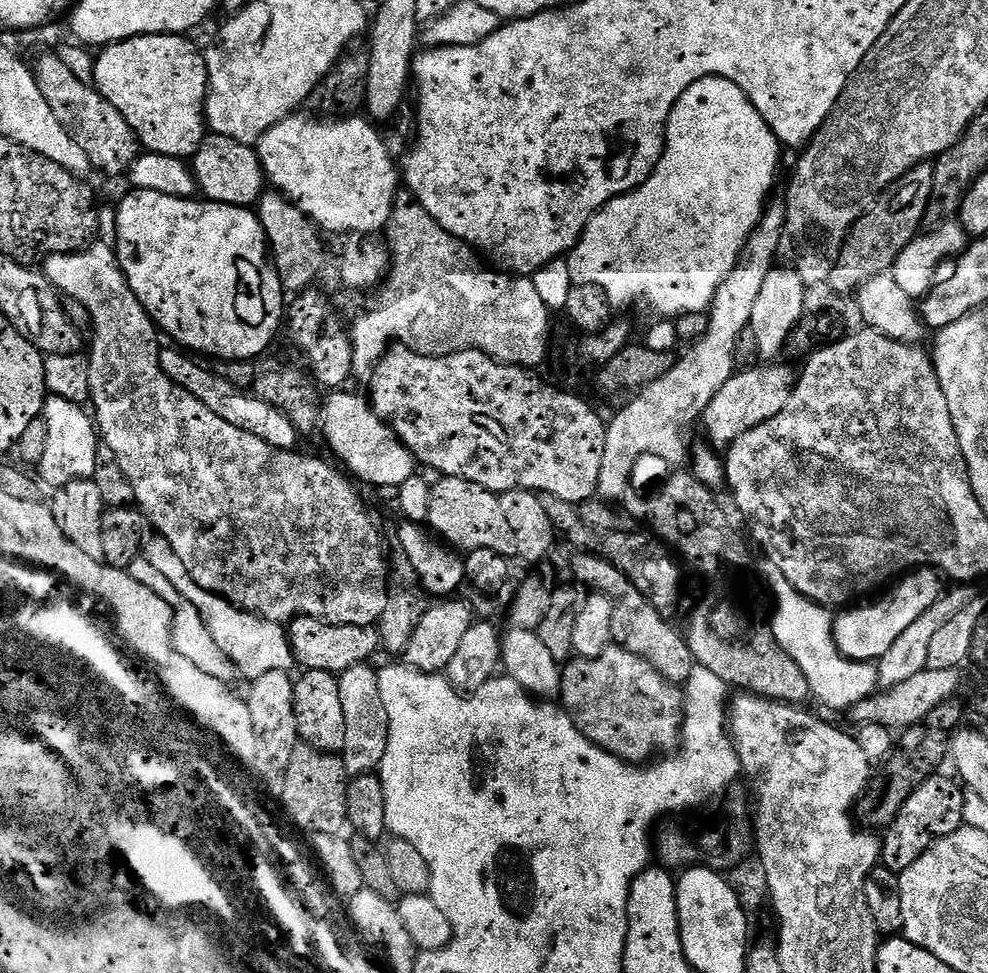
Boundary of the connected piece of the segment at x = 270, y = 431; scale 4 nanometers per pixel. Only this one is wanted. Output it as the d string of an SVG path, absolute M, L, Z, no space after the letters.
M161 347L160 365L162 370L174 383L185 388L190 394L194 394L194 398L198 398L198 402L210 406L210 410L214 410L214 414L218 414L218 418L226 418L226 422L234 422L234 426L238 426L242 430L246 430L250 434L270 442L270 446L275 448L292 450L297 447L298 433L296 427L286 418L286 414L282 414L282 410L270 407L257 396L251 396L249 392L243 392L236 385L231 384L229 380L225 380L223 376L213 371L213 369L212 373L210 369L203 368L200 364L195 364L191 360L193 357L185 354L179 347L171 347Z

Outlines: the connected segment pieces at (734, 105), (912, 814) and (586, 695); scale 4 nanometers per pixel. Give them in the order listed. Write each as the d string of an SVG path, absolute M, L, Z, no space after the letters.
M707 76L694 82L694 86L690 86L690 90L686 90L686 94L682 94L682 98L678 98L678 102L670 114L666 126L664 153L649 180L645 184L639 184L634 191L614 198L605 208L600 208L585 226L576 247L567 257L573 285L593 284L600 288L609 298L613 309L616 310L640 303L645 304L650 311L657 312L655 315L660 318L679 318L689 316L694 312L707 313L708 309L712 307L712 299L718 286L722 286L722 282L740 261L742 250L746 246L750 234L756 229L756 223L760 220L760 216L764 213L764 209L773 195L771 192L772 187L776 184L776 171L780 168L780 152L782 153L780 141L772 133L770 126L766 126L762 114L758 114L758 110L750 102L750 98L746 98L746 94L742 94L742 90L738 86L734 86L732 80L721 76Z
M944 775L931 776L929 780L922 782L922 786L918 786L918 790L914 790L914 794L910 794L910 798L906 798L906 806L902 806L898 818L894 818L894 822L882 836L880 859L883 867L897 874L904 872L910 866L914 866L914 862L918 862L918 858L922 858L922 854L926 854L928 847L937 840L965 827L965 789L951 775Z
M619 646L606 649L593 660L569 659L560 673L558 700L568 717L576 723L578 730L582 730L582 734L586 734L591 744L598 745L602 750L614 754L619 760L625 760L628 764L643 765L657 754L667 753L680 744L684 726L685 699L681 685L671 684L653 664Z

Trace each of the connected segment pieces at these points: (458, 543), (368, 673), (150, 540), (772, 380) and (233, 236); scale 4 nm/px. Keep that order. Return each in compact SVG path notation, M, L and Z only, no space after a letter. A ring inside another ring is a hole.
M446 476L437 481L437 484L431 485L427 527L453 549L489 548L500 552L503 544L506 544L506 536L500 522L499 495L474 482L463 480L461 476Z
M371 663L350 666L350 670L339 673L340 693L342 694L342 711L346 717L346 746L342 753L344 769L349 777L366 776L375 773L386 754L388 741L388 715L386 706L382 706L382 694L378 690L378 672Z
M155 534L145 535L142 540L142 556L147 559L155 570L167 579L177 590L180 591L183 599L187 603L196 607L197 613L202 614L204 623L211 632L222 634L222 632L232 632L232 644L236 648L256 648L256 660L260 666L279 666L281 671L291 671L295 667L295 660L292 648L289 646L287 629L282 627L275 619L261 620L260 617L252 615L250 612L237 608L222 596L216 596L213 592L202 590L190 578L188 571L178 562L174 550Z
M757 366L737 371L726 382L726 386L722 386L718 394L714 394L702 415L702 424L704 422L704 428L713 440L711 443L717 449L727 449L742 434L746 434L751 428L762 426L786 406L786 402L792 397L794 372L792 376L788 368L772 367L776 366Z
M137 188L137 189L135 189L135 190L132 190L132 191L129 191L129 193L130 193L130 194L129 194L129 196L128 196L128 197L126 197L126 198L125 198L125 200L124 200L124 201L122 201L122 202L121 202L121 204L120 204L120 209L118 209L118 210L117 210L117 212L116 212L116 240L115 240L115 239L114 239L114 247L115 247L115 250L116 250L116 256L117 256L117 258L118 258L118 259L120 259L120 269L122 269L122 271L124 271L124 273L125 273L125 274L126 274L126 278L127 278L127 279L128 279L128 281L129 281L129 282L130 282L130 290L134 290L134 294L135 294L135 295L136 295L136 297L137 297L137 298L138 298L138 302L142 302L142 306L143 306L143 307L144 307L144 308L145 308L145 310L147 310L147 312L148 312L148 314L149 314L149 316L151 316L151 318L152 318L152 321L154 321L154 323L156 323L156 327L157 327L157 329L159 329L159 331L160 331L160 332L161 332L161 333L163 333L163 335L164 335L164 332L165 332L165 334L166 334L166 335L168 335L168 336L173 336L173 338L174 338L174 339L176 339L176 340L177 340L177 341L176 341L176 340L173 340L173 341L175 341L175 343L176 343L176 344L177 344L177 345L180 345L180 346L183 346L183 347L184 347L184 348L185 348L185 349L188 349L188 348L193 348L193 350L192 350L192 349L188 349L188 350L191 350L191 351L192 351L192 352L193 352L193 353L196 353L196 352L205 352L205 354L206 354L206 355L208 355L208 356L224 356L224 357L220 357L220 358L223 358L223 359L224 359L224 360L225 360L225 361L228 361L228 362L231 362L231 361L233 361L233 360L250 360L250 359L253 359L253 358L260 358L260 357L263 357L263 356L264 356L264 355L265 355L265 353L267 353L267 352L264 352L264 351L266 351L266 350L267 350L267 348L268 348L268 347L270 347L270 346L271 346L271 344L272 344L272 339L274 339L274 338L275 338L275 336L276 336L276 331L278 331L278 330L279 330L279 328L280 328L280 331L281 331L281 328L282 328L282 321L283 321L283 320L284 320L284 319L285 319L285 316L286 316L286 293L285 293L285 290L284 290L284 285L283 285L283 284L281 284L281 282L280 282L280 275L279 275L279 274L277 274L277 272L276 272L276 270L275 270L275 267L273 267L273 265L272 265L272 264L271 264L271 263L268 263L268 262L265 262L265 264L260 264L260 263L262 263L262 262L263 262L263 260L265 260L265 261L267 261L267 260L268 260L268 259L269 259L269 256L270 256L270 249L269 249L269 247L268 247L268 239L267 239L267 238L266 238L266 234L265 234L265 233L264 233L264 231L263 231L263 230L262 230L262 226L261 226L261 225L260 225L260 218L259 218L259 216L257 216L257 215L256 215L256 213L255 213L255 211L253 211L253 209L252 209L252 208L235 208L235 207L234 207L234 206L230 206L230 205L229 205L229 204L214 204L214 203L211 203L211 202L209 202L209 201L207 201L207 200L205 200L205 199L203 199L203 198L185 198L185 197L182 197L182 196L171 196L171 195L170 195L170 194L158 194L158 193L157 193L157 192L155 192L155 191L154 191L154 190L146 190L146 189L145 189L145 188ZM244 260L253 260L253 262L254 262L254 263L256 263L256 264L260 264L260 265L258 265L258 266L257 266L257 268L256 268L256 280L257 280L257 282L258 282L258 283L260 283L260 284L261 284L261 286L262 286L262 287L264 287L264 288L247 288L247 286L246 286L246 285L244 285L244 271L246 271L246 270L247 270L247 268L248 268L248 264L247 264L247 262L246 262L246 261L244 261Z

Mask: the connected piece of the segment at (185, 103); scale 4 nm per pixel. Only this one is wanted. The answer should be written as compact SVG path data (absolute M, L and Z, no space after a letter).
M184 34L175 36L139 36L138 38L130 38L117 44L101 47L99 52L100 57L99 54L95 57L92 70L91 79L94 81L94 87L97 92L102 94L102 98L106 98L106 102L110 102L110 106L114 106L114 110L118 110L118 114L122 114L122 118L126 118L126 122L130 122L130 130L134 130L136 139L140 141L141 149L145 153L156 152L159 156L178 156L181 158L195 156L206 135L204 103L208 97L208 67L204 61L205 53L196 49L196 44L192 41L192 38Z

